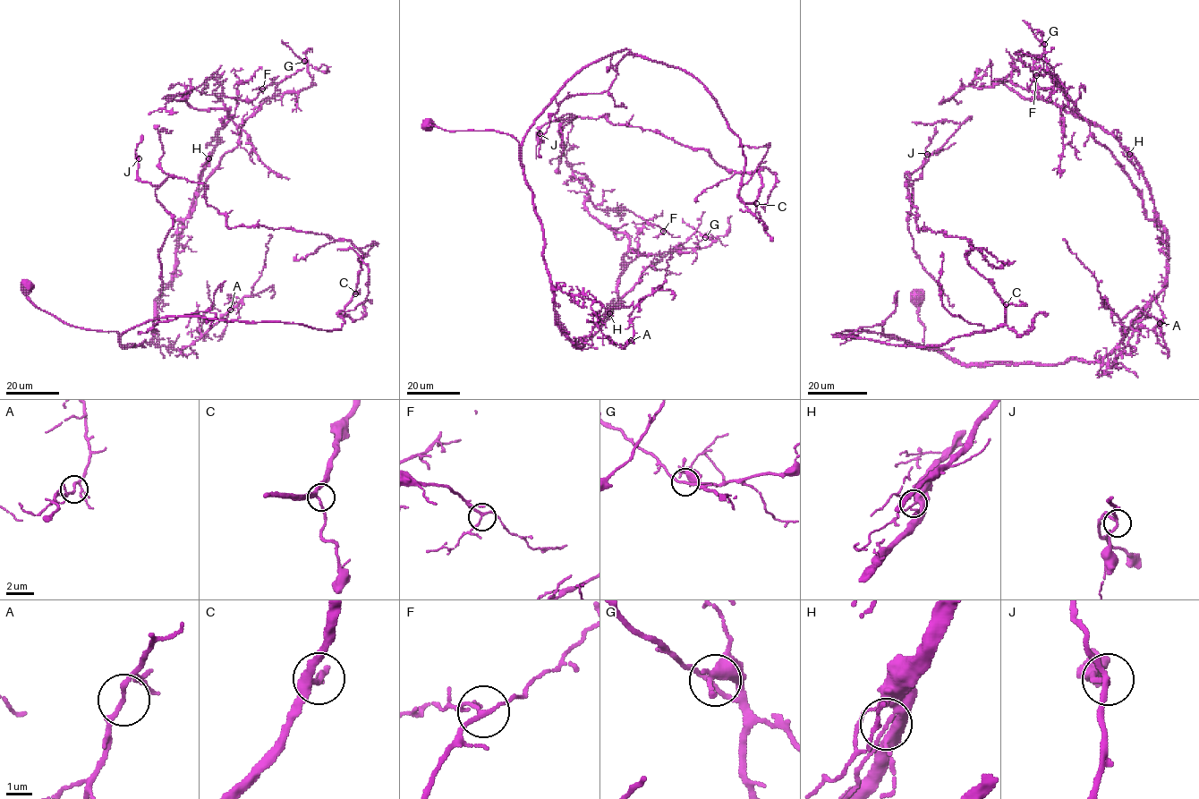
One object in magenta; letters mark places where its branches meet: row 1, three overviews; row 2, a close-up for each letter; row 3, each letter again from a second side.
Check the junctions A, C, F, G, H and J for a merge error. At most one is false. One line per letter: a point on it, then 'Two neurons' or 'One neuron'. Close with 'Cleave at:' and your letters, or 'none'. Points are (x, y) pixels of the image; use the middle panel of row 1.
A: Place: (631, 340). One neuron
C: Place: (756, 203). One neuron
F: Place: (663, 231). One neuron
G: Place: (705, 237). One neuron
H: Place: (609, 313). One neuron
J: Place: (539, 133). One neuron
Cleave at: none

